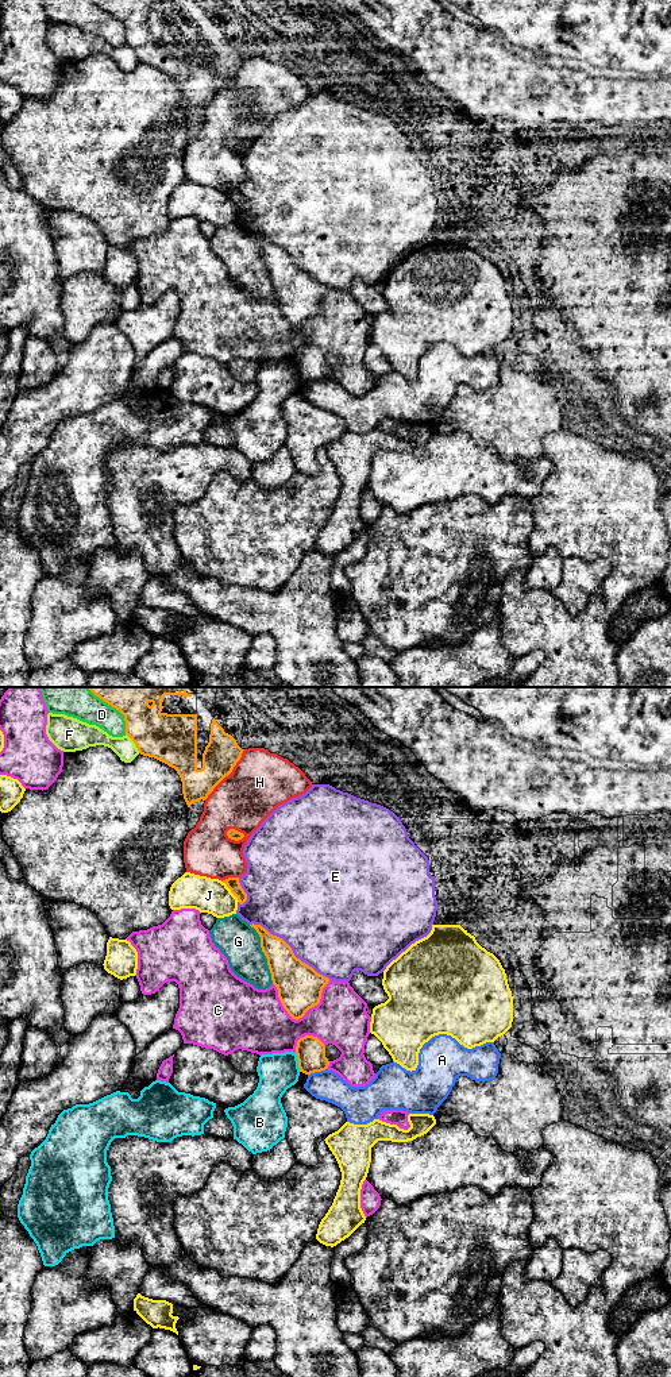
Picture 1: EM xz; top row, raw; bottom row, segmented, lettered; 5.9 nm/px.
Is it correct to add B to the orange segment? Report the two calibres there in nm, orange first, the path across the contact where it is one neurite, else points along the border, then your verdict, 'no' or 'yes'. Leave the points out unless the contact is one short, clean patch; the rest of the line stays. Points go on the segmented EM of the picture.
calibres 180 and 220 nm; border xz (294, 1053), (300, 1071); no

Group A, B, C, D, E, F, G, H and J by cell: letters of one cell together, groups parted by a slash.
A / B / C / D / E / F G / H / J

